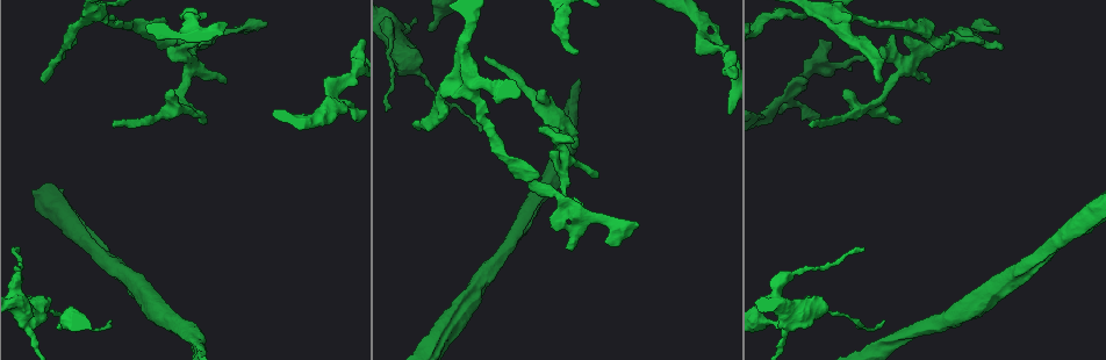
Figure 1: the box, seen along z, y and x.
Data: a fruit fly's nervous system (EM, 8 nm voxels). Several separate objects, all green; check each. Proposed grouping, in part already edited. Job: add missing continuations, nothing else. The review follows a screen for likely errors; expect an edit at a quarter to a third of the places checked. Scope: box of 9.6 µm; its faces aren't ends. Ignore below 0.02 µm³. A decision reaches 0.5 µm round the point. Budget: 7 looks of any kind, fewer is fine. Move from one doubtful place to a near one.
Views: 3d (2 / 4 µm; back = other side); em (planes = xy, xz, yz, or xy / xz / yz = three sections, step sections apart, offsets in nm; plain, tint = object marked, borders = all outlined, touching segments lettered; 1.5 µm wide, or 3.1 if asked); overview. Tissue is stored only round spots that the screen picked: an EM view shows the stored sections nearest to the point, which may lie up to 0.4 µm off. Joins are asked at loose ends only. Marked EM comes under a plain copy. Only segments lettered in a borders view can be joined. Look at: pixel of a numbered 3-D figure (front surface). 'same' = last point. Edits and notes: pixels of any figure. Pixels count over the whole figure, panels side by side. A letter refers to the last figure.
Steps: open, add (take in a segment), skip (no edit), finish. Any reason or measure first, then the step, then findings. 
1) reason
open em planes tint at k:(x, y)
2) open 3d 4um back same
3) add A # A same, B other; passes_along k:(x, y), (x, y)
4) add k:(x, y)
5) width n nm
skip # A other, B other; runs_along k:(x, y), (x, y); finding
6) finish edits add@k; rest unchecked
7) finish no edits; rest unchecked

open 3d 4um at 1:(430, 27)

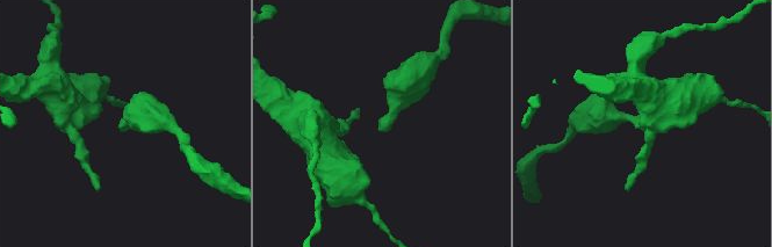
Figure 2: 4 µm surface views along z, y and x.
now the EM
open em xz step 4 borders at 2:(119, 128)

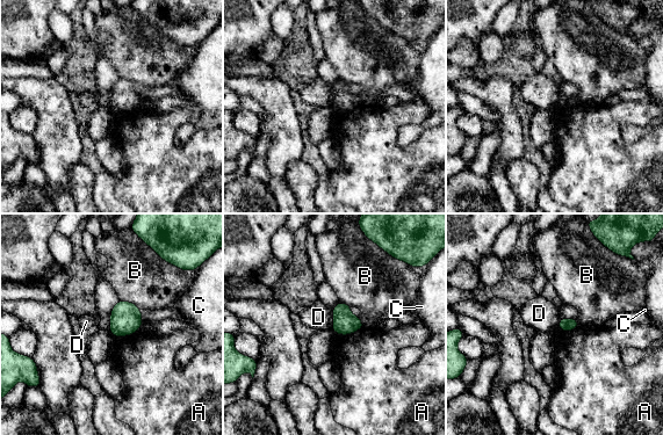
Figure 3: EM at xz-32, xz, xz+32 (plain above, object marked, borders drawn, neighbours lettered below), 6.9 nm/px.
skip # A other, B other, C other, D other; border 3:(333, 309), (333, 326), (331, 328); no lettered segment goes on from it

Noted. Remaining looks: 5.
an open end
open em planes borders at 1:(42, 81)

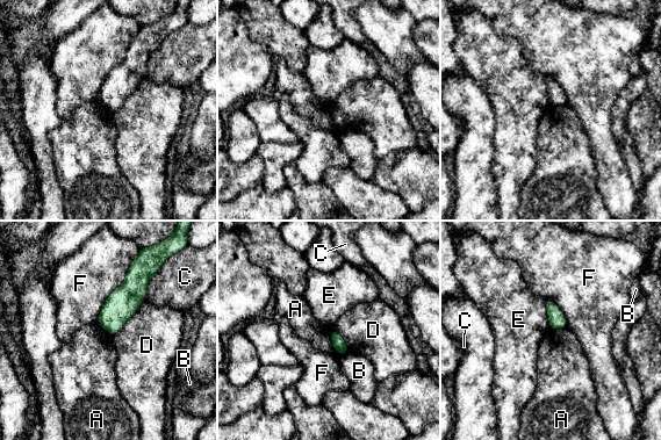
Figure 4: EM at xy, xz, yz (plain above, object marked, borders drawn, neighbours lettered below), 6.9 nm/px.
skip # A other, B other, C other, D other, E other, F other; border 4:(330, 330), (331, 345), (337, 352); no lettered segment goes on from it

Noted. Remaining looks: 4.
an open end
open 3d 2um back at 1:(575, 148)

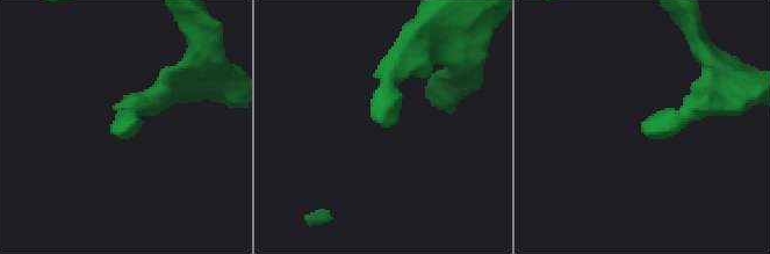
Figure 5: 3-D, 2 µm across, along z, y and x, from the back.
open em planes borders at 5:(646, 136)

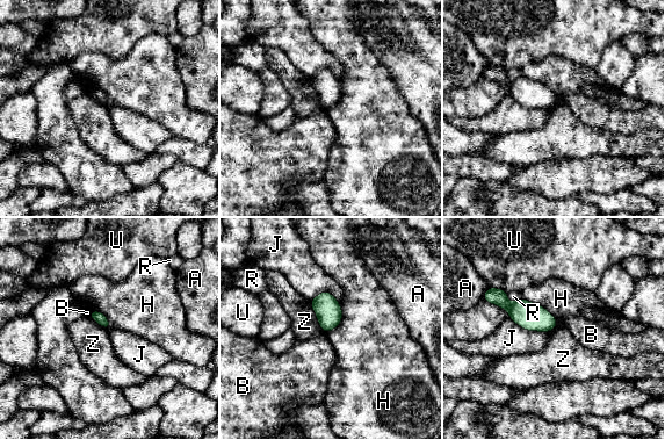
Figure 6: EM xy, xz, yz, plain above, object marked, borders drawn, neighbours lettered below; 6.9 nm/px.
skip # A other, B other, H other, J other, R other, U other, Z other; border 6:(309, 301), (319, 326), (326, 333); no lettered segment goes on from it

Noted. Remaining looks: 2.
finish no edits; rest unchecked

